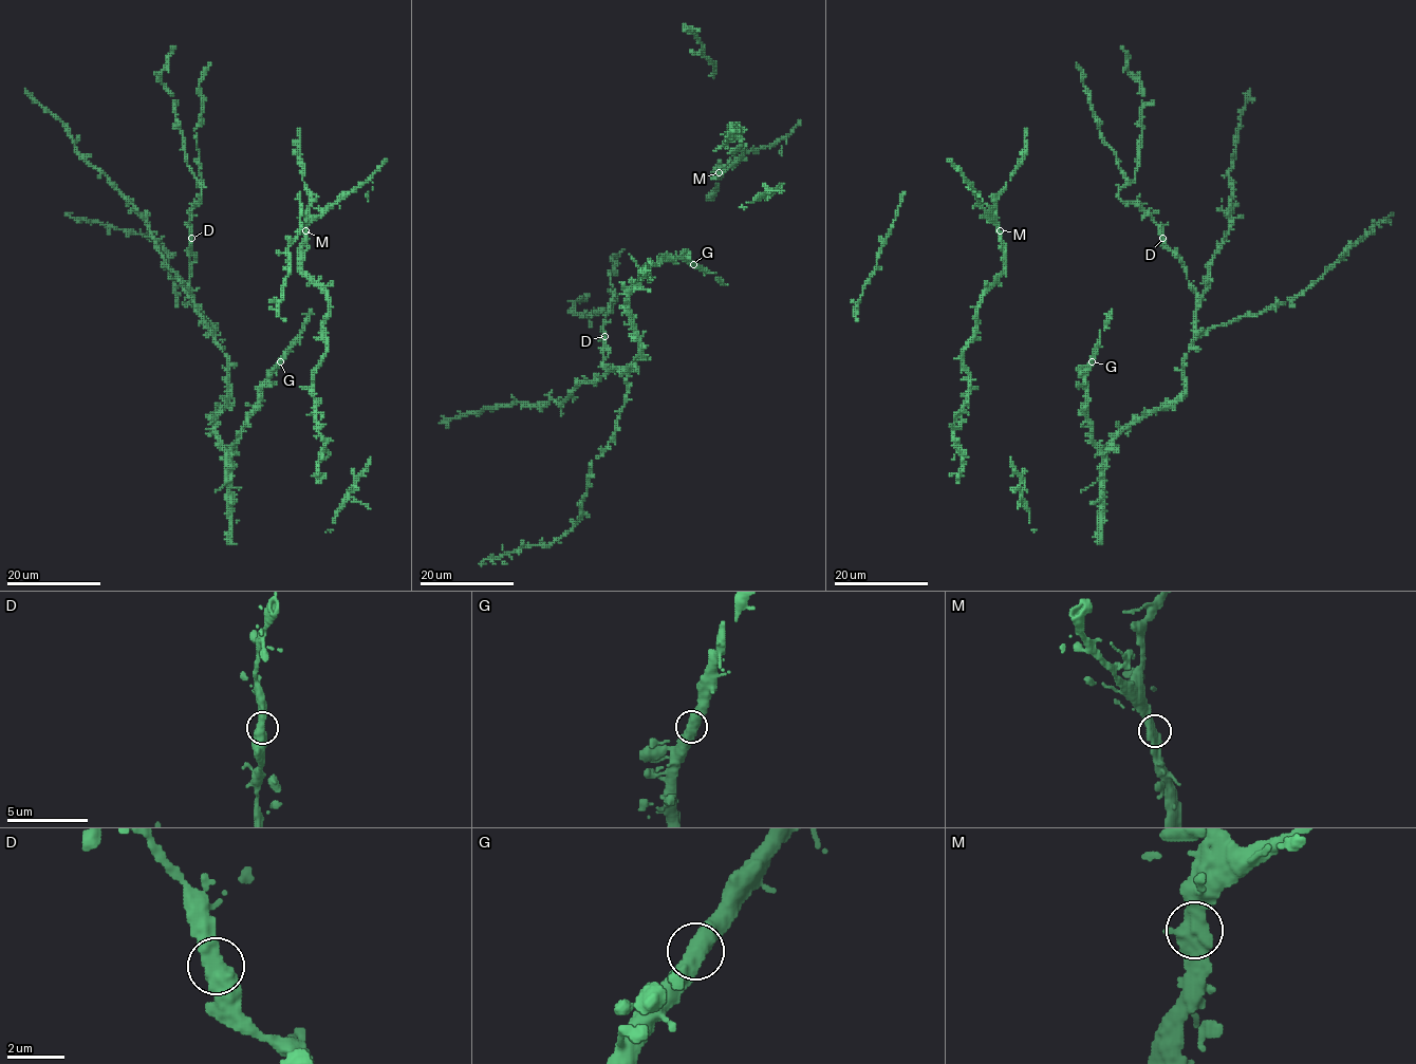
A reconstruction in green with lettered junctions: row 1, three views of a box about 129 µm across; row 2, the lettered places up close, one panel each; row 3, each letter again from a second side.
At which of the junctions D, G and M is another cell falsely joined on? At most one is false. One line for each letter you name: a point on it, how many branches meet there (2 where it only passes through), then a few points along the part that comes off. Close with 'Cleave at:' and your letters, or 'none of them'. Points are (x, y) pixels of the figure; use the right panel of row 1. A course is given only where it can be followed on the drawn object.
Cleave at: none of them

